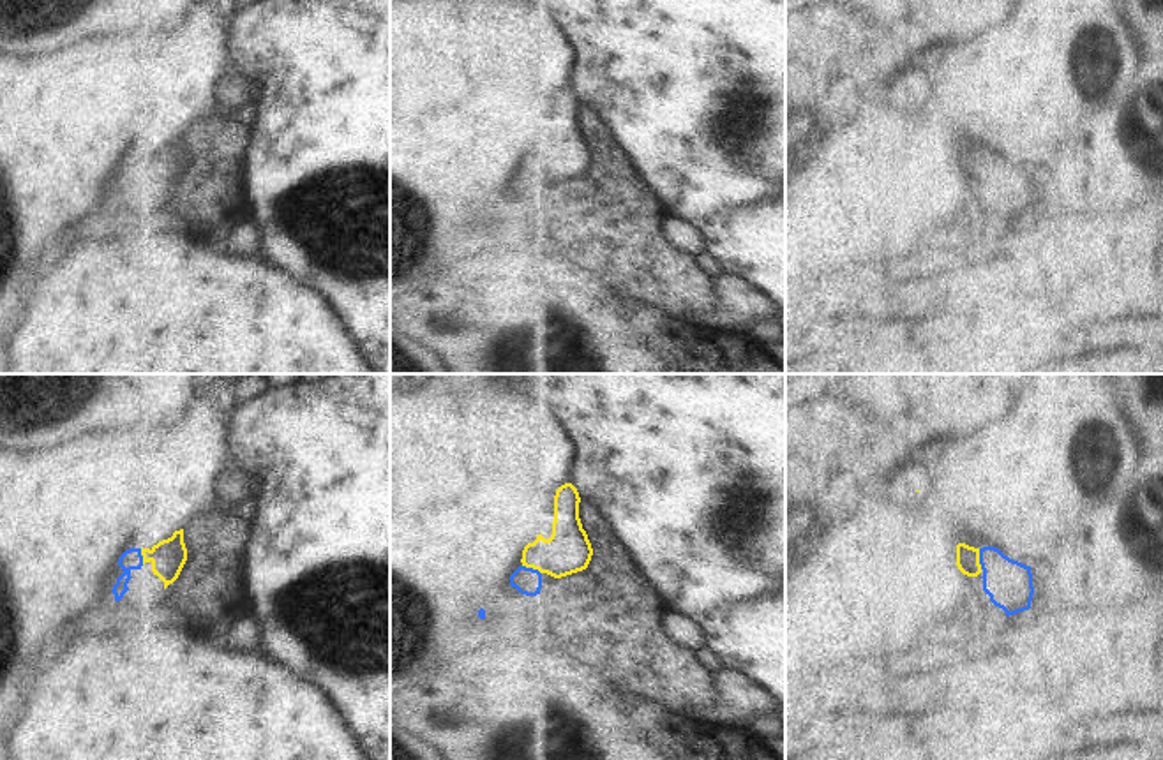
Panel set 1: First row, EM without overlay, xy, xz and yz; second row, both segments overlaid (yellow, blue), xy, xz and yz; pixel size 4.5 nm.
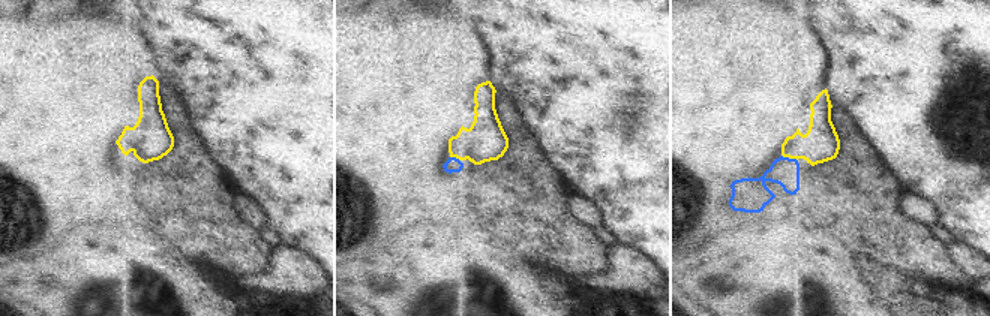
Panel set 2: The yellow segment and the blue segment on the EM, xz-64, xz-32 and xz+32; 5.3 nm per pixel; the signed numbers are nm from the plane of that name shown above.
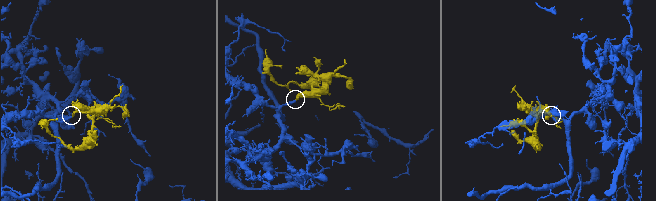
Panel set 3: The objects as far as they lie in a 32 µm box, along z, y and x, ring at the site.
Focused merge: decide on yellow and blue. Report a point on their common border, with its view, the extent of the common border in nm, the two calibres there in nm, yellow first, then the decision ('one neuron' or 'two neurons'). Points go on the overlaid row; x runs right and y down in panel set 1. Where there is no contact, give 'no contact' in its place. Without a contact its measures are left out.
meets yellow in yz at (978, 559); contact 100 nm long; 110 nm thick on the yellow side, 220 nm on the other; one neuron

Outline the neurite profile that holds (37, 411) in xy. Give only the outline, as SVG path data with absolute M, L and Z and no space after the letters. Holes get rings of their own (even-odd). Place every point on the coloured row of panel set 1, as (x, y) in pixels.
M0 374L0 448L37 451L94 430L175 425L199 388L199 374Z

